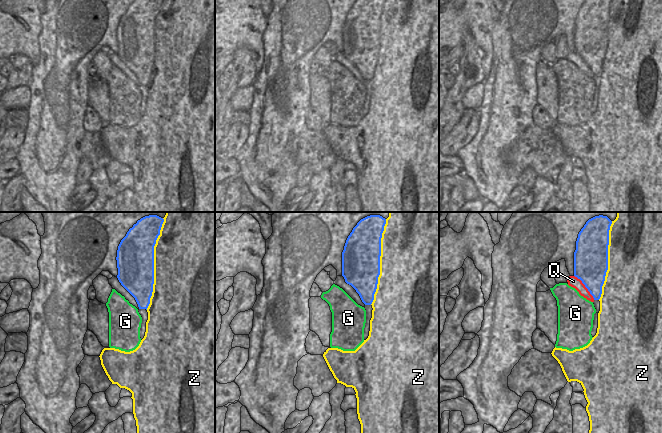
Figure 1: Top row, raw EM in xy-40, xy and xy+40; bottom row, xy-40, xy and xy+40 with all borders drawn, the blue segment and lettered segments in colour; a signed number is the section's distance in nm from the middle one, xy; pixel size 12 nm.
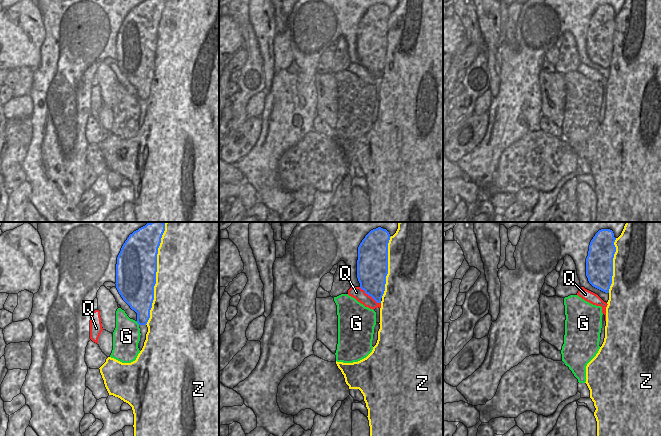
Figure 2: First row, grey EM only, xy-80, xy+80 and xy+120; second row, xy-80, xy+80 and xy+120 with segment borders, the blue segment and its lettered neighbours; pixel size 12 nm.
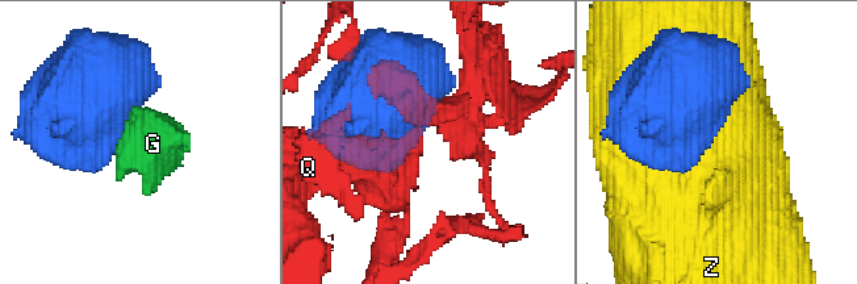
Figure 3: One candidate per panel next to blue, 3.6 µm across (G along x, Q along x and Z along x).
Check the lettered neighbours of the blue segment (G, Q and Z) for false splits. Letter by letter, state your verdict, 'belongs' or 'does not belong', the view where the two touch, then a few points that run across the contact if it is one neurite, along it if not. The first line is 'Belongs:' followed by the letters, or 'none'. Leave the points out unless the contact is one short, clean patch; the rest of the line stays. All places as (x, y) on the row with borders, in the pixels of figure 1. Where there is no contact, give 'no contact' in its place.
Belongs: none
G: does not belong; no contact
Q: does not belong; meets blue in xy+40
Z: does not belong; meets blue in xy-40

